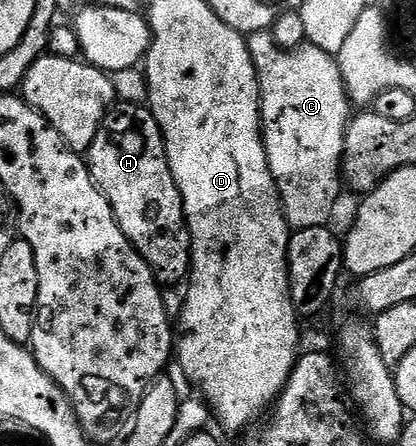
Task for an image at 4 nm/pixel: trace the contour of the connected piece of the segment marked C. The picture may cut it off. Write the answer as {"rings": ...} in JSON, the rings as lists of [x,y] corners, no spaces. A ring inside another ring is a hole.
{"rings":[[[269,31],[249,33],[248,43],[262,95],[262,141],[270,173],[282,197],[282,213],[294,230],[327,227],[334,216],[338,195],[344,192],[342,155],[346,128],[352,119],[352,103],[341,80],[340,66],[335,57],[309,42],[301,48],[278,48]]]}

